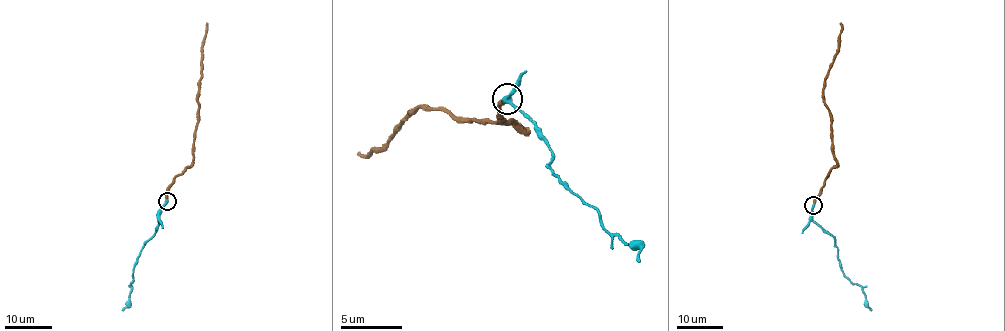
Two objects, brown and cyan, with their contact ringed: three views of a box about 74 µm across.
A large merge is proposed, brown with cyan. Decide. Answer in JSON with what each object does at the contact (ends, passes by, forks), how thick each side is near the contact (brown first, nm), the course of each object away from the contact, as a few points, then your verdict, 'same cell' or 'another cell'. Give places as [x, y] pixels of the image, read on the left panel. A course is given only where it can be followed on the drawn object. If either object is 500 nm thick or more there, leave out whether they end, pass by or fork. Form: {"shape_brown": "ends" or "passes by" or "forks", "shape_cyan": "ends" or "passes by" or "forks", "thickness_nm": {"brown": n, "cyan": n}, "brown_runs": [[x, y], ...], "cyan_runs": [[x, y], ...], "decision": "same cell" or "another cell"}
{"shape_brown": "ends", "shape_cyan": "ends", "thickness_nm": {"brown": 280, "cyan": 320}, "brown_runs": [[166, 201], [168, 188], [174, 179], [192, 164], [202, 40], [207, 23]], "cyan_runs": [[166, 201], [158, 215], [154, 235], [142, 246], [132, 274], [128, 304], [121, 310]], "decision": "same cell"}

